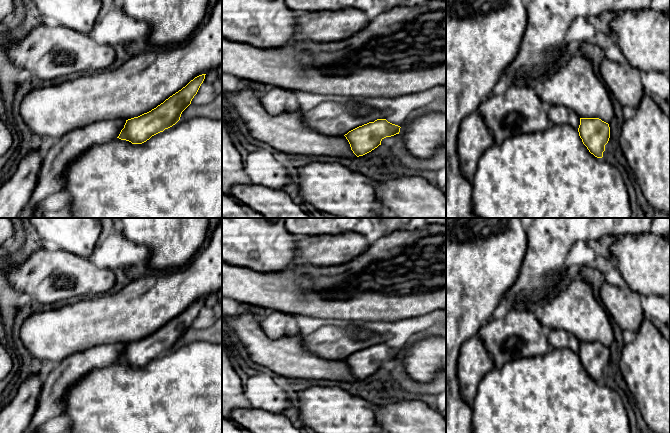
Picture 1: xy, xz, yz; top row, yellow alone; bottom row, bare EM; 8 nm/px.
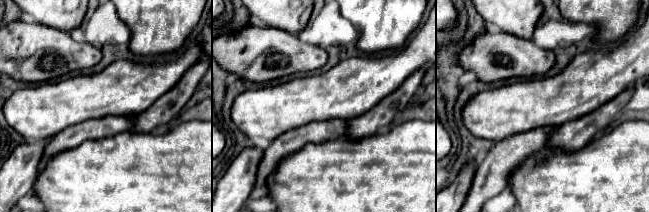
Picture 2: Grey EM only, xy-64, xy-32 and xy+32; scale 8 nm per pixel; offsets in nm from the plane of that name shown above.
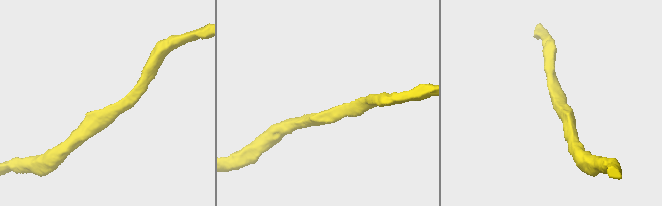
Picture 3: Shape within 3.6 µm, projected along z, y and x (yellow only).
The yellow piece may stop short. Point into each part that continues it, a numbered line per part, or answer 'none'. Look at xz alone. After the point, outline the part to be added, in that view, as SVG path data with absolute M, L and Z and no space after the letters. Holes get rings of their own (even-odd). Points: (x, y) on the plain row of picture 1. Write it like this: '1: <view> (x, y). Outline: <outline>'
1: xz (286, 356). Outline: M251 312L238 315L224 315L222 320L228 324L225 334L232 340L243 345L253 362L268 368L279 376L289 379L338 380L344 382L357 381L351 374L344 359L325 359L313 354L303 347L304 336L284 336L273 339L266 335L261 327L261 317Z

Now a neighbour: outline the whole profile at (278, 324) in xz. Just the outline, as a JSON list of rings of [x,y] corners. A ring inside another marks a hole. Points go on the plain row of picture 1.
[[[274,311],[266,317],[262,317],[261,327],[266,335],[273,339],[295,336],[300,333],[296,315],[281,311]]]

